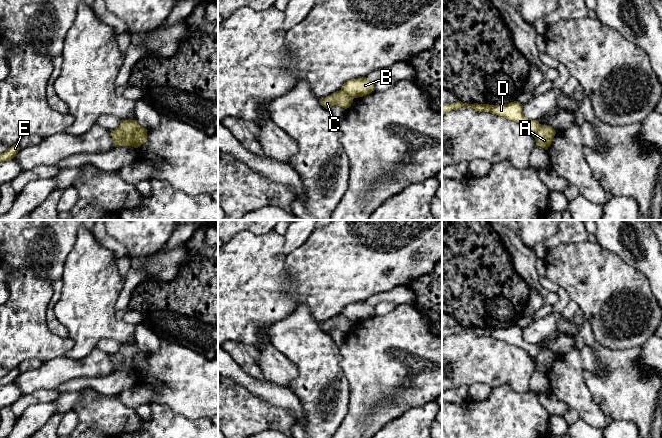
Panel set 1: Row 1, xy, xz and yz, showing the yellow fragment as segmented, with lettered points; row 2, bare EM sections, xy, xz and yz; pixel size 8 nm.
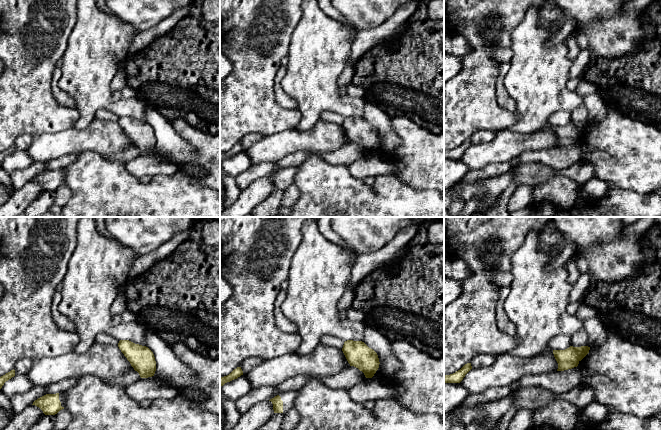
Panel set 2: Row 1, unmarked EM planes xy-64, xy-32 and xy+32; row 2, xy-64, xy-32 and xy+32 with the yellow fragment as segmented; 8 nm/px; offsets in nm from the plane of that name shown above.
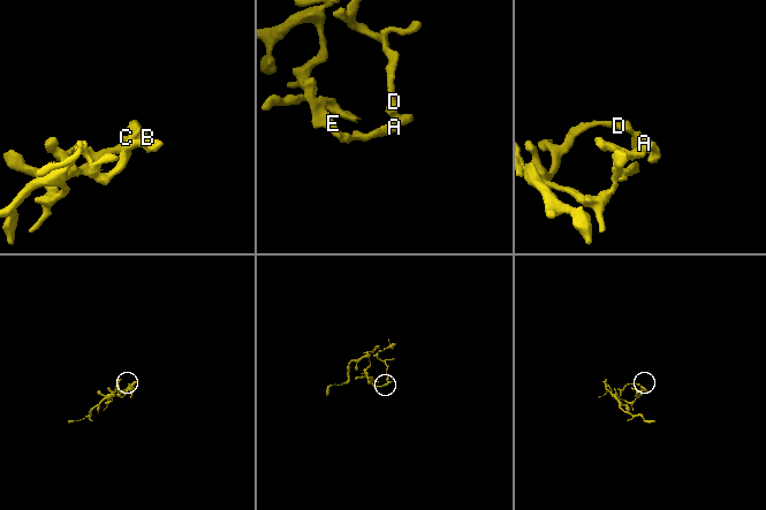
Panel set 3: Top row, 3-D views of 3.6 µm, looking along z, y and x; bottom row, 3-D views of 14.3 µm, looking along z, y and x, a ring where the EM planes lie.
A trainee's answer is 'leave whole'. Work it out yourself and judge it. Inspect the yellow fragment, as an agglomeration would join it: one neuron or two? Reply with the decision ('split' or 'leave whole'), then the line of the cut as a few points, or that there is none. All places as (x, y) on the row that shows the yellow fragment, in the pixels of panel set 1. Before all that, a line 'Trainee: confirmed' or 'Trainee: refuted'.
Trainee: refuted
split | xy (118, 127), (123, 134), (125, 144)

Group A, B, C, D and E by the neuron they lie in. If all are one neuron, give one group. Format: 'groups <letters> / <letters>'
groups A C E / B D

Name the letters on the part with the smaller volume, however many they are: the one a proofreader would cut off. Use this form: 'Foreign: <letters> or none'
Foreign: A, C, E

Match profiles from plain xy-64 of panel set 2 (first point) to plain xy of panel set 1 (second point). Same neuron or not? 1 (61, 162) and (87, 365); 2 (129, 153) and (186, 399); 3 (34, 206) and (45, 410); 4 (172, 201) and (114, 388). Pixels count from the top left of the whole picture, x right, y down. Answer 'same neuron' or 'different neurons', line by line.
1: different neurons
2: different neurons
3: different neurons
4: different neurons

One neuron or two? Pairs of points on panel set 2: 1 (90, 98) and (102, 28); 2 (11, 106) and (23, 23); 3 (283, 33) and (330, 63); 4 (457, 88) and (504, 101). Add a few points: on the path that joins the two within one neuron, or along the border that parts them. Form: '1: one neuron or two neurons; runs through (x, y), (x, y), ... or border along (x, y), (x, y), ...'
1: one neuron; runs through (90, 81), (90, 62), (97, 45)
2: one neuron; runs through (23, 85), (23, 44)
3: two neurons; border along (301, 16), (291, 37), (286, 57)
4: two neurons; border along (497, 75), (496, 101), (502, 107), (513, 112)

